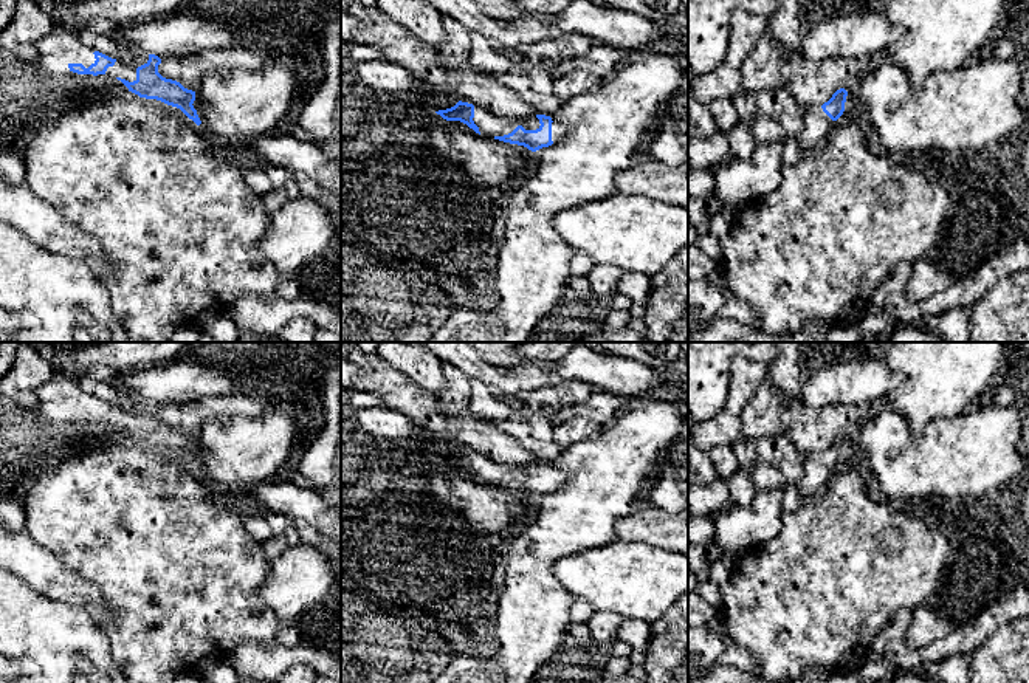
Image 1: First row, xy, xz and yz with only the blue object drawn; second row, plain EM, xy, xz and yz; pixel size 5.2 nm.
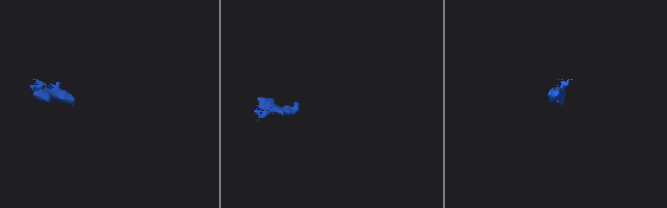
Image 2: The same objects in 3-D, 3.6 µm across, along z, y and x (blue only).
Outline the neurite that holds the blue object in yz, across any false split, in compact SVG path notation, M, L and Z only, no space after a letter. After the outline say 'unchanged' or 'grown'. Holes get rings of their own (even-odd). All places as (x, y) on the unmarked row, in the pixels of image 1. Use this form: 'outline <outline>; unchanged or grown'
outline M837 437L823 452L804 458L803 475L797 485L803 500L815 497L829 482L834 469L843 462L848 438Z; grown

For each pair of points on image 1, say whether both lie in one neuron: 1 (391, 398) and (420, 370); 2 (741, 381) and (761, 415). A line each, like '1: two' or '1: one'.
1: two
2: two

